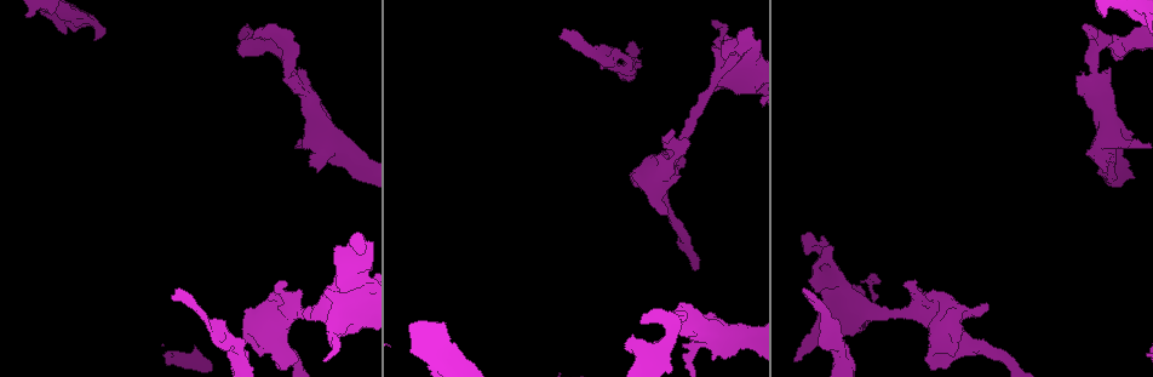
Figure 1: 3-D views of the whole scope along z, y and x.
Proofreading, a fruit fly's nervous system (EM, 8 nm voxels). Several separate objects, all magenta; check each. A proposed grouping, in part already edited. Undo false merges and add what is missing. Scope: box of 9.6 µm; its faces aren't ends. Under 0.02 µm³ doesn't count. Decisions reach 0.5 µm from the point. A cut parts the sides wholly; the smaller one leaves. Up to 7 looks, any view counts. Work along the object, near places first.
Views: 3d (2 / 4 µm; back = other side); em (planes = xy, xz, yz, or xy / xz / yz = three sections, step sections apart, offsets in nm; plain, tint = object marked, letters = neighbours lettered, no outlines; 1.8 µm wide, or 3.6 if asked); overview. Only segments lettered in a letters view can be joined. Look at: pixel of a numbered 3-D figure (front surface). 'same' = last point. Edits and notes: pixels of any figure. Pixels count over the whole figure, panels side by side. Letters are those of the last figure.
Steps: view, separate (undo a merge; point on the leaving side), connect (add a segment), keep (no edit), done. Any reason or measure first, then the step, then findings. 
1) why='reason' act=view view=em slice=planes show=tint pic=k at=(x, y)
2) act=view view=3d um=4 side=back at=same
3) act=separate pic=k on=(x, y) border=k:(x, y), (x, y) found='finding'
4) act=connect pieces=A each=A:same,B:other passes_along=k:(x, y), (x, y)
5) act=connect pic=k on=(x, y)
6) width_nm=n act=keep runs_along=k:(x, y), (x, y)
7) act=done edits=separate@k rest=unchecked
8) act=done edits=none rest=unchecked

why='tapers out' act=view view=em slice=planes show=letters pic=1 at=(176, 291)

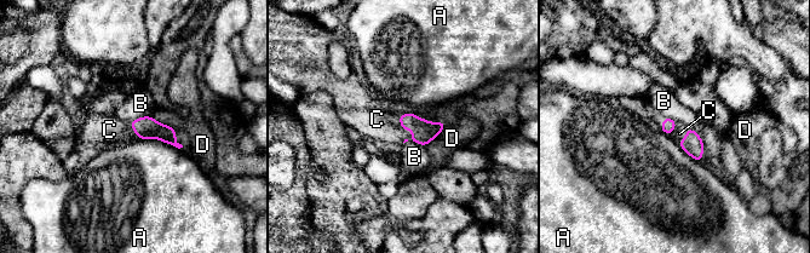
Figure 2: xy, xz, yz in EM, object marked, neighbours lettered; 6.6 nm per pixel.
width_nm=140 longest_contact=C:320nm act=connect pieces=C each=A:other,B:other,C:same,D:other found='the neuron continues'

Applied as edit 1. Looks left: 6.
why='see it whole again' act=view view=overview

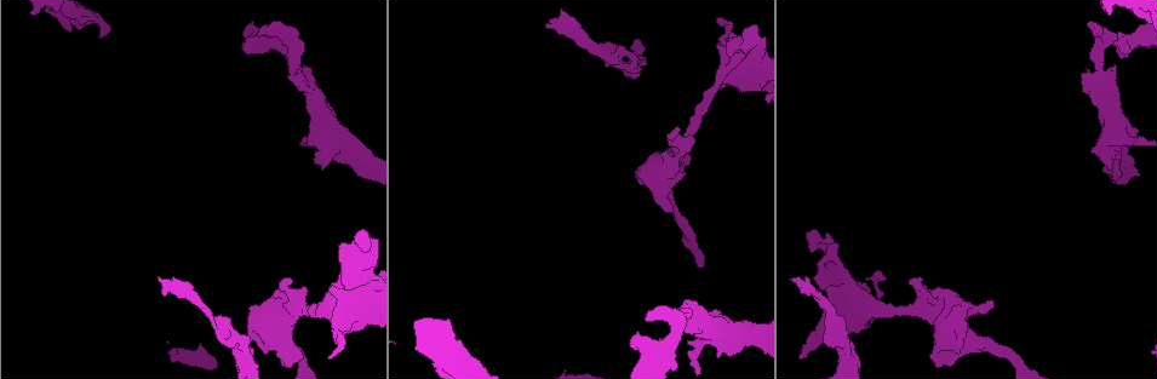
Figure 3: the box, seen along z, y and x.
why='thin end' act=view view=3d um=4 side=back pic=3 at=(228, 346)

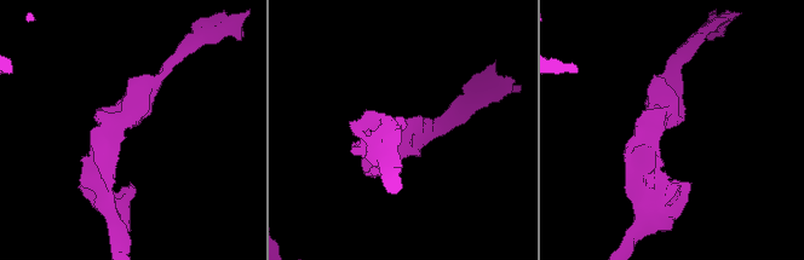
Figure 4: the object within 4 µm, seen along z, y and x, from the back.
why='shape alone is not enough' act=view view=em slice=planes show=letters pic=4 at=(675, 125)

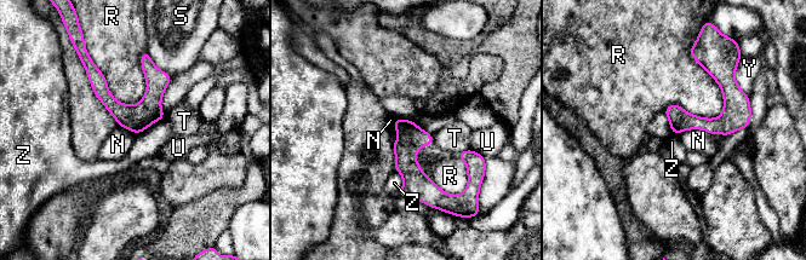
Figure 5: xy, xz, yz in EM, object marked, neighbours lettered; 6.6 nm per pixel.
width_nm=150 act=keep each=N:other,R:other,S:other,T:other,U:other,Y:other,Z:other runs_along=5:(92, 69), (121, 113), (160, 116) found='none of them fits'

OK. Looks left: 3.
why='free end' act=view view=em um=3.6 slice=planes show=letters pic=3 at=(314, 161)

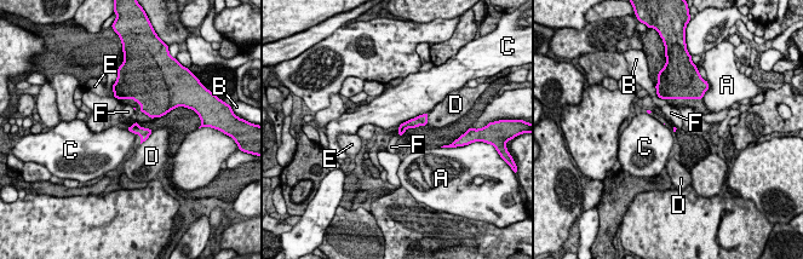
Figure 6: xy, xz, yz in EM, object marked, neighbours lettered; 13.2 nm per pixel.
act=keep each=A:other,B:other,C:other,D:other,E:other,F:other found='no lettered segment goes on from it'

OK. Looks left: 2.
act=done edits=connect@2 rest=unchecked

